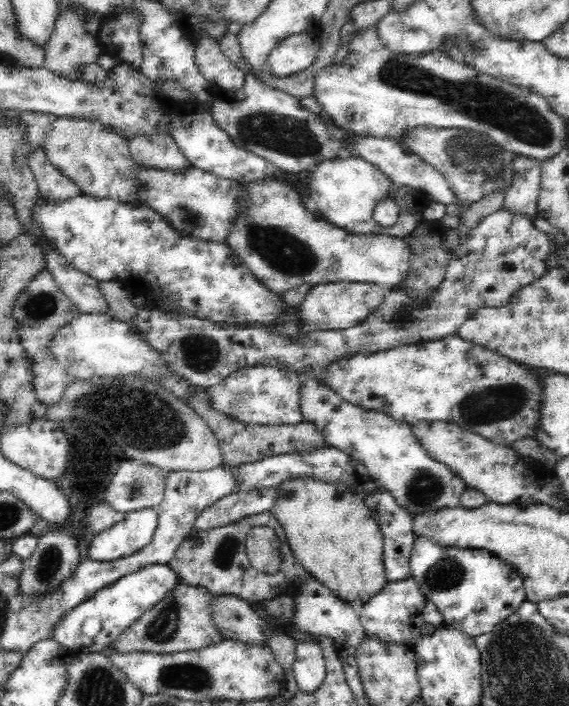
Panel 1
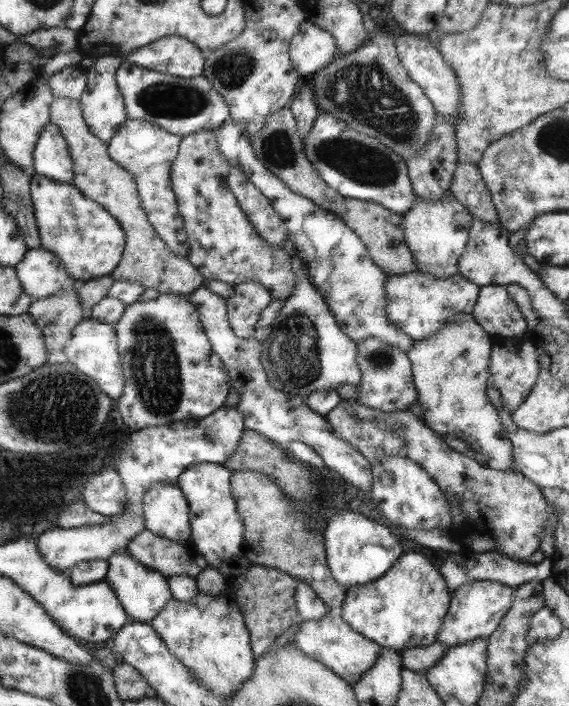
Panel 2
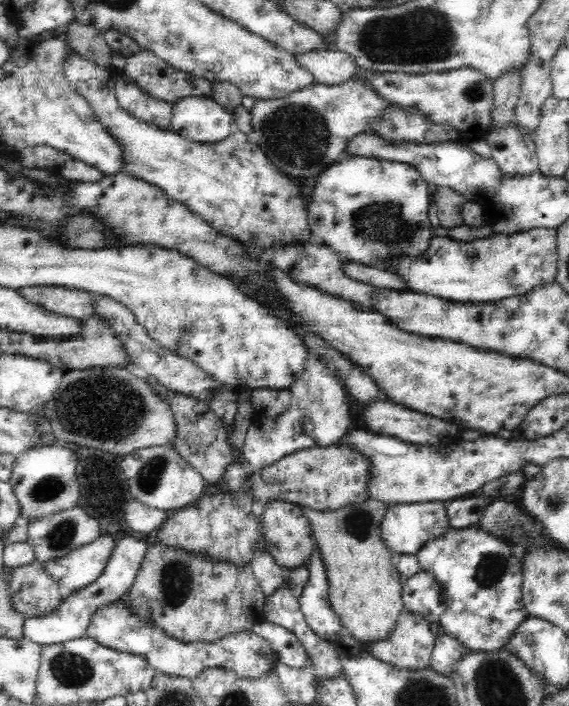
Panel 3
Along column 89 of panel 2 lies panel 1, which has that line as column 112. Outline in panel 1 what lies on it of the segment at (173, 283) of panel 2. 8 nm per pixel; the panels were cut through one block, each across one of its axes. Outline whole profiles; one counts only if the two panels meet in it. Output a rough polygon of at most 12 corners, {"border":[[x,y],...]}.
{"border":[[56,117],[44,152],[88,198],[142,206],[129,142]]}

